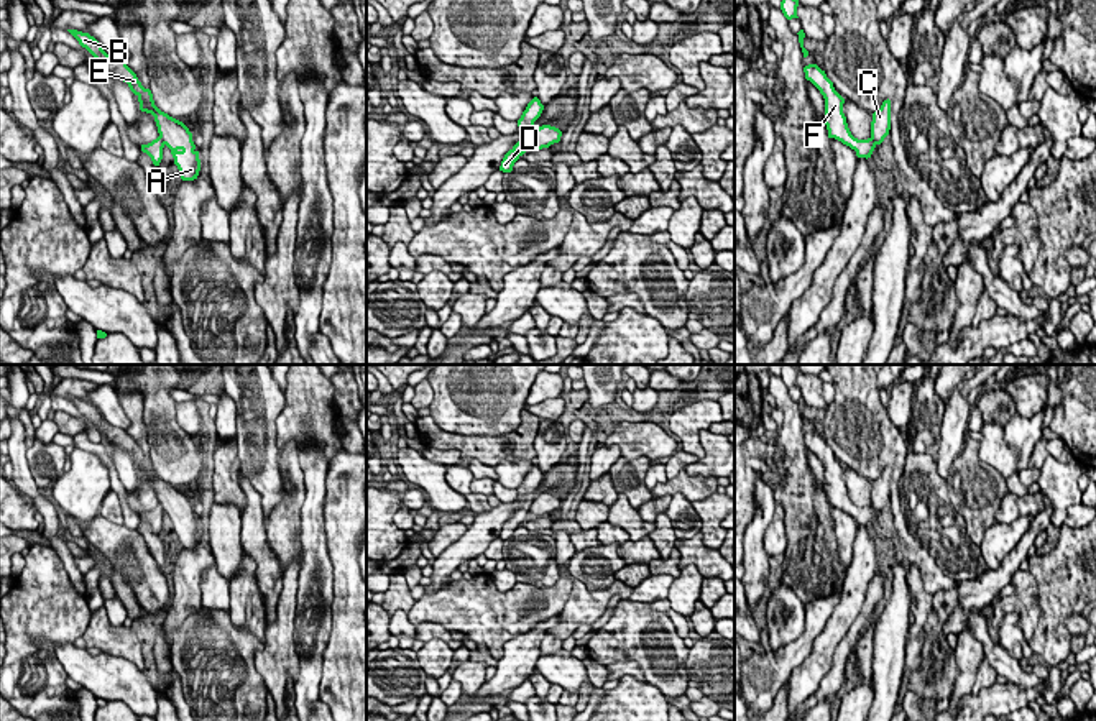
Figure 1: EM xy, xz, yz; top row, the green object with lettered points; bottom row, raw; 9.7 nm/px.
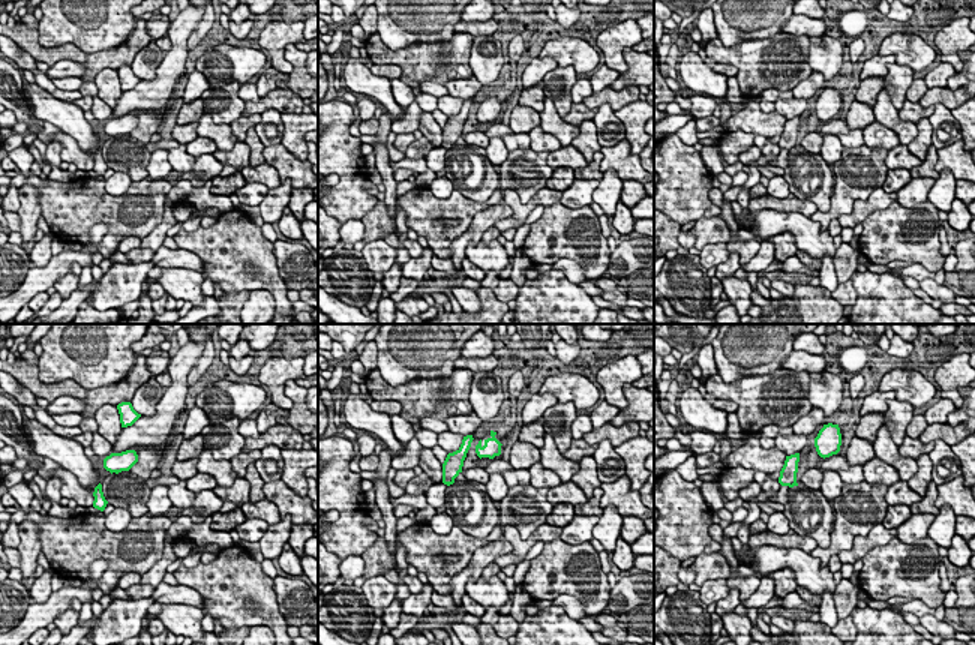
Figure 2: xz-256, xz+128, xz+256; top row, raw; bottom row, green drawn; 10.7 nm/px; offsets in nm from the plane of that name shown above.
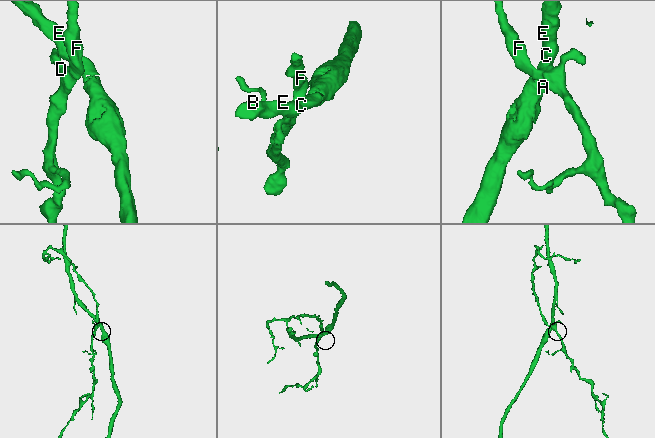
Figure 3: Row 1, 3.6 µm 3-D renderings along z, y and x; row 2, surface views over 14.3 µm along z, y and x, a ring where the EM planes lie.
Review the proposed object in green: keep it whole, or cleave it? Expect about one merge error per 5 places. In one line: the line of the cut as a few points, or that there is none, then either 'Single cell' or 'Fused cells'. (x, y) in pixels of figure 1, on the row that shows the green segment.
Split along xz (536, 128), (528, 143). Fused cells

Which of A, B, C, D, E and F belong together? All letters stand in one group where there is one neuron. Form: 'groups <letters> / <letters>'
groups A B C E / D F

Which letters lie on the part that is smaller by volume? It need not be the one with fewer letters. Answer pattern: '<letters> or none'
D, F

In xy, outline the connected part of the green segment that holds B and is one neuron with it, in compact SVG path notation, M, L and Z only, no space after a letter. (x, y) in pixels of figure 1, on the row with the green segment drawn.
M77 30L67 31L79 41L82 48L85 48L94 56L94 59L99 61L108 77L117 77L128 84L130 90L138 97L141 112L151 113L154 117L158 133L163 143L171 149L181 179L197 179L200 171L200 159L189 128L182 122L169 117L154 105L151 90L141 85L136 74L127 66L125 61L110 57L102 49L99 41L89 33L82 33Z

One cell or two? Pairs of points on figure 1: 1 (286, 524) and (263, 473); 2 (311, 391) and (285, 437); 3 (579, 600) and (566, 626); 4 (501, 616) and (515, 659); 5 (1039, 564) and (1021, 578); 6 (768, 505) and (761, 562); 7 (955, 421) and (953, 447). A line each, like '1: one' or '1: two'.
1: two
2: one
3: one
4: two
5: two
6: one
7: one

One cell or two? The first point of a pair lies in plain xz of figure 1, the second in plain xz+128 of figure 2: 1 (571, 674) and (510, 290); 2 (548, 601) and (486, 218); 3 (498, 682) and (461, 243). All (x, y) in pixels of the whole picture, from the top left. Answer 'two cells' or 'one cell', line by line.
1: two cells
2: two cells
3: one cell

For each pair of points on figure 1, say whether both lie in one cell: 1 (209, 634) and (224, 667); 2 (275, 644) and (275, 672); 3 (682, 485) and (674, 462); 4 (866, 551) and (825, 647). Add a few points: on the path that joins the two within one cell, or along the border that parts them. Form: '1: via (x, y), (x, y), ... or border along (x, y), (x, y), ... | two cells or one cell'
1: via (217, 642), (224, 649), (224, 659) | one cell
2: via (275, 651), (275, 665) | one cell
3: border along (684, 468), (667, 480) | two cells
4: via (860, 575), (850, 606), (838, 623) | one cell

